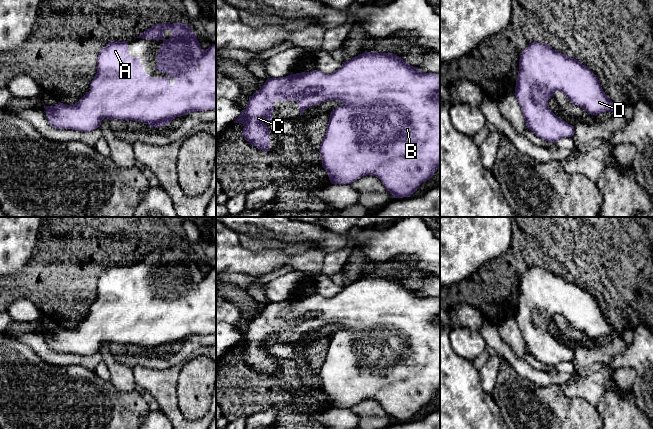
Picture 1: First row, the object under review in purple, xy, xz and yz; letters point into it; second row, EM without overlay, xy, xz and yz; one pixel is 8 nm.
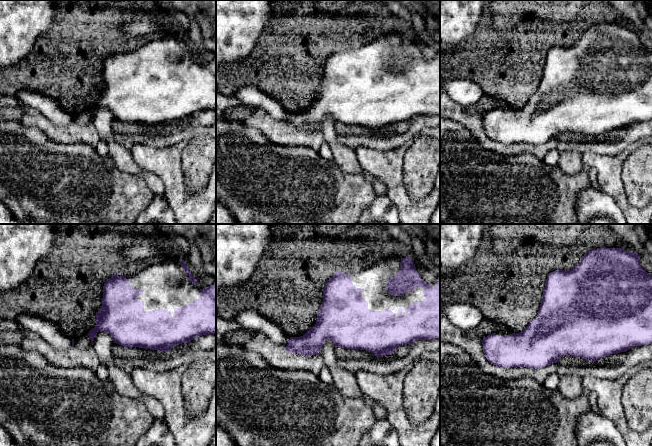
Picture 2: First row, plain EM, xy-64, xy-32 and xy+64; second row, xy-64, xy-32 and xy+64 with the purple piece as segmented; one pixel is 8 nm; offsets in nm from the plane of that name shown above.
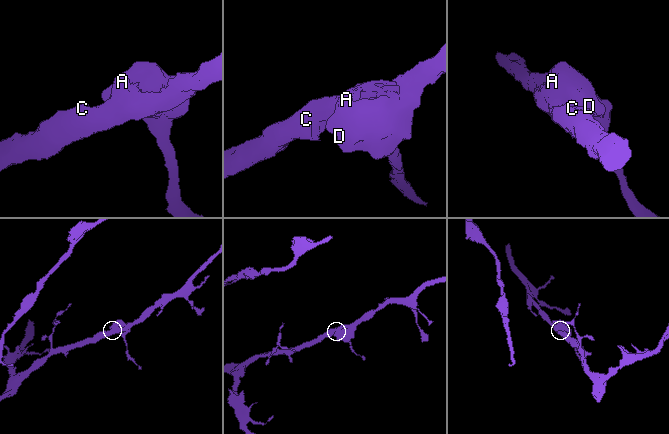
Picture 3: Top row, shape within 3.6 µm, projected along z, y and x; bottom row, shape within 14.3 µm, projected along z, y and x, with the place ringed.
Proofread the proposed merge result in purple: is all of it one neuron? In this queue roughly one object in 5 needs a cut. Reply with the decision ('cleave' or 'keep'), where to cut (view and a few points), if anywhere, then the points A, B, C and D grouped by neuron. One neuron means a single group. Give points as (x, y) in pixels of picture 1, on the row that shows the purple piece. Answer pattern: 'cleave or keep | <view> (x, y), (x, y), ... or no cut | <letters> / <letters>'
keep | no cut | A B C D

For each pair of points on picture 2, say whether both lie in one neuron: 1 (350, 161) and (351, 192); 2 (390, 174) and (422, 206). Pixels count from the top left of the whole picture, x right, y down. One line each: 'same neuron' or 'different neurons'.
1: different neurons
2: same neuron

